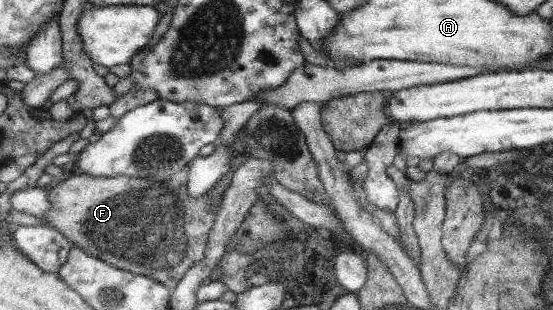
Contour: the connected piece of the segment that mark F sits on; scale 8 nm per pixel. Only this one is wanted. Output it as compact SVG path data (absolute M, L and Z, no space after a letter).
M184 165L183 169L180 169L179 172L176 172L175 175L171 175L168 177L168 179L164 179L162 182L157 182L154 181L150 178L140 178L140 177L126 177L126 176L116 176L116 177L90 177L90 175L80 175L80 174L73 174L69 178L62 180L62 181L55 181L53 182L47 190L47 195L48 195L48 201L50 201L50 206L48 206L48 210L42 214L41 221L42 223L48 223L48 225L51 228L56 229L56 231L59 231L73 246L80 248L83 250L85 254L91 254L92 257L95 258L100 258L100 261L105 261L107 262L108 265L115 266L118 269L122 270L128 270L129 272L132 272L133 274L140 274L149 278L155 279L157 282L160 282L160 285L167 286L167 288L172 291L175 288L175 285L179 283L180 280L183 279L184 273L186 273L190 268L195 267L196 262L198 260L204 259L204 252L207 251L207 243L208 243L208 235L211 235L211 229L212 229L212 224L215 223L216 221L216 215L219 213L219 205L216 205L216 207L212 207L210 203L208 203L208 192L210 192L211 189L208 189L206 193L202 193L202 195L198 195L198 197L192 197L190 194L187 193L187 181L188 181L188 165Z

